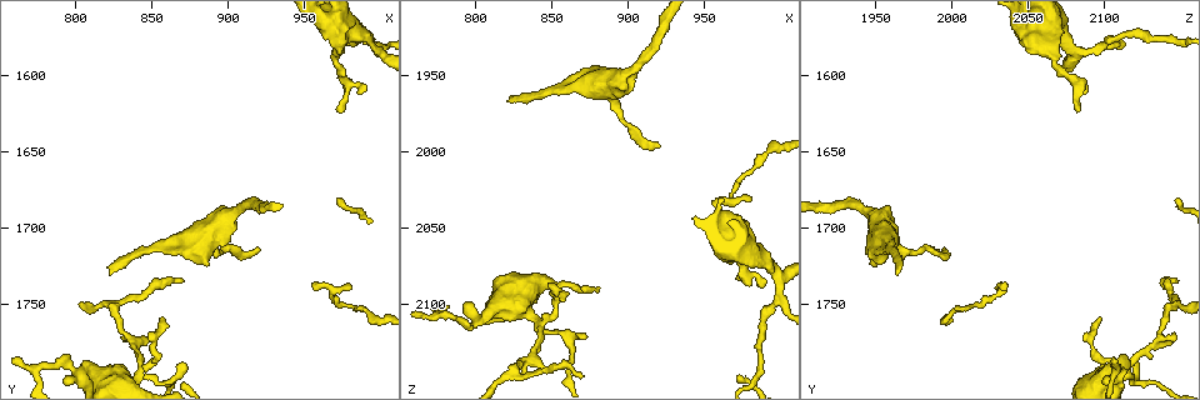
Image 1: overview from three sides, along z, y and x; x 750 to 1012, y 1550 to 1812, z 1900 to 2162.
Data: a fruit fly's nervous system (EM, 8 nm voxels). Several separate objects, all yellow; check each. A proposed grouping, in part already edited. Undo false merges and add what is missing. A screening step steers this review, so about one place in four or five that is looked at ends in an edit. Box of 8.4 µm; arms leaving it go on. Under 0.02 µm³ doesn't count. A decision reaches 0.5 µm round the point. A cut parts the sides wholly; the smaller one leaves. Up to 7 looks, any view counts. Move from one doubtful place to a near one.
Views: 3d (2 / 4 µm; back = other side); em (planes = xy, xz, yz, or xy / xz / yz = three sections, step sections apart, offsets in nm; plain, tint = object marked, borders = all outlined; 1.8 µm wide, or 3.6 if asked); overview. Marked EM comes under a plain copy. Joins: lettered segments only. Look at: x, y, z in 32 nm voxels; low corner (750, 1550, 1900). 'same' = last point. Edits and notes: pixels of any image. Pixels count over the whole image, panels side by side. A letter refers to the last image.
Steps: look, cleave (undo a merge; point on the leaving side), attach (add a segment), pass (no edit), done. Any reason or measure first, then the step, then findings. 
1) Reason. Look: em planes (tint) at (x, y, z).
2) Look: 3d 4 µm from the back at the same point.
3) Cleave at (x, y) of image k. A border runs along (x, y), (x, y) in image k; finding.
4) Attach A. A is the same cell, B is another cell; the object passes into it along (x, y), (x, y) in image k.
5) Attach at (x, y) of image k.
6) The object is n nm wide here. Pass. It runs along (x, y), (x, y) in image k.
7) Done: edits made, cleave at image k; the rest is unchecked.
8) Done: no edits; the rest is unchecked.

Tapers out. Look: em planes (borders) at (824, 1730, 1964).

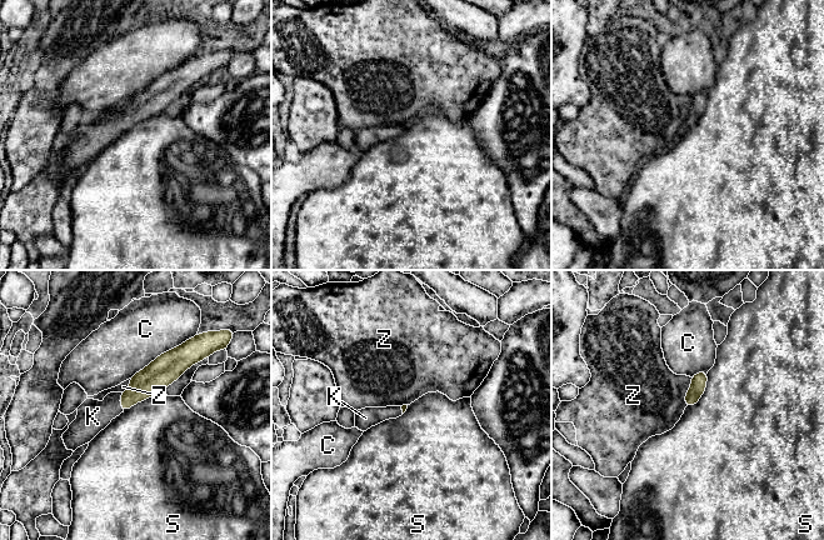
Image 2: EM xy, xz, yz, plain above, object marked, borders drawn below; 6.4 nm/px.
Attach K. K is the same cell, C, S and Z are other cells; the object passes into it along (151, 380), (121, 403), (93, 416) in image 2; the cell continues.

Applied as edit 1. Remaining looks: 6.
An open end. Look: 3d 4 µm from the back at (922, 1714, 1998).

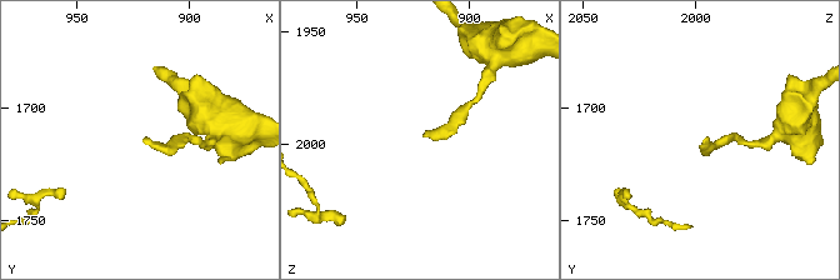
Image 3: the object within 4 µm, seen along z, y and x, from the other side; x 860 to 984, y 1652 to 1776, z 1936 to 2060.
Look: em planes (tint) at (919, 1714, 1996).

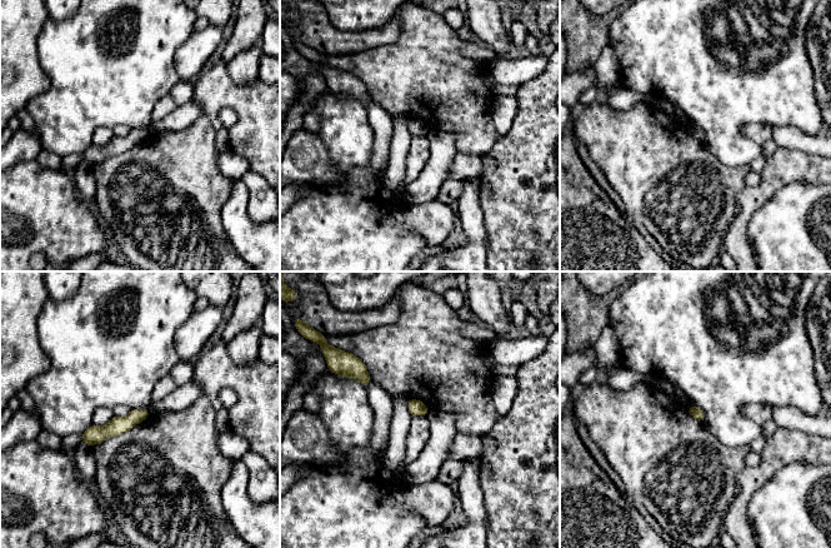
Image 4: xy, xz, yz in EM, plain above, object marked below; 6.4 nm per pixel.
See the neighbours. Look: em planes (borders) at the same point.

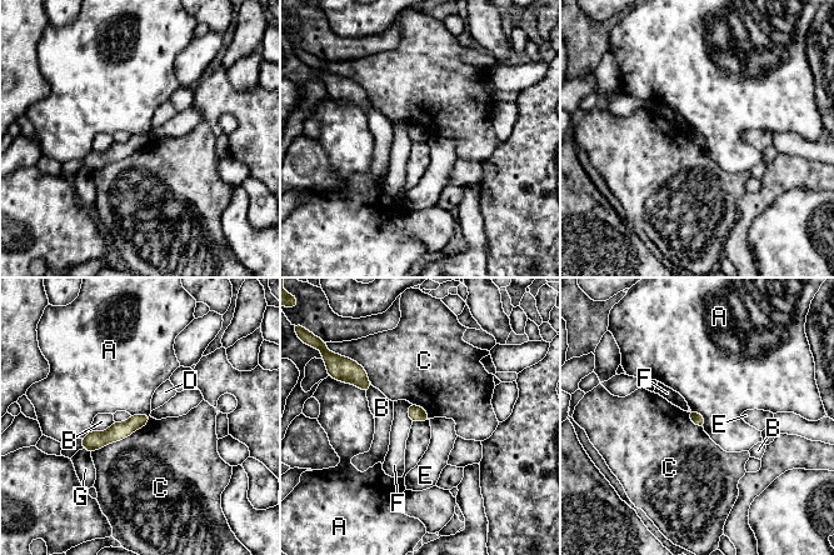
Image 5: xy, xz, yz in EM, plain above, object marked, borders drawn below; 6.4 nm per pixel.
The object is 70 nm wide here. Pass. A, B, C, D, E, F and G are other cells; it runs along (145, 418), (86, 446) in image 5; none of them fits.

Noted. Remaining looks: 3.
Thick end. Look: em 3.6 µm xz step 8 (tint) at (886, 1725, 1949).

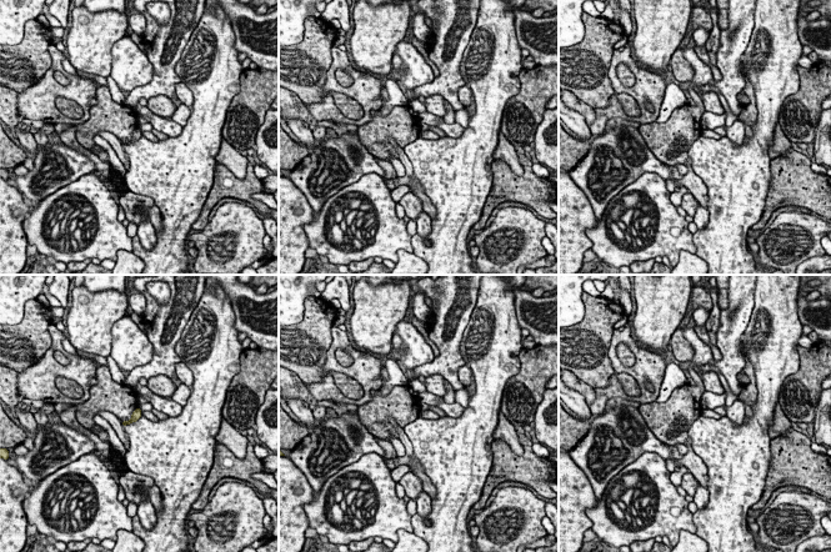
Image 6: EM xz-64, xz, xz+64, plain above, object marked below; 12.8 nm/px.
Look: em 3.6 µm yz step 16 (borders) at the same point.

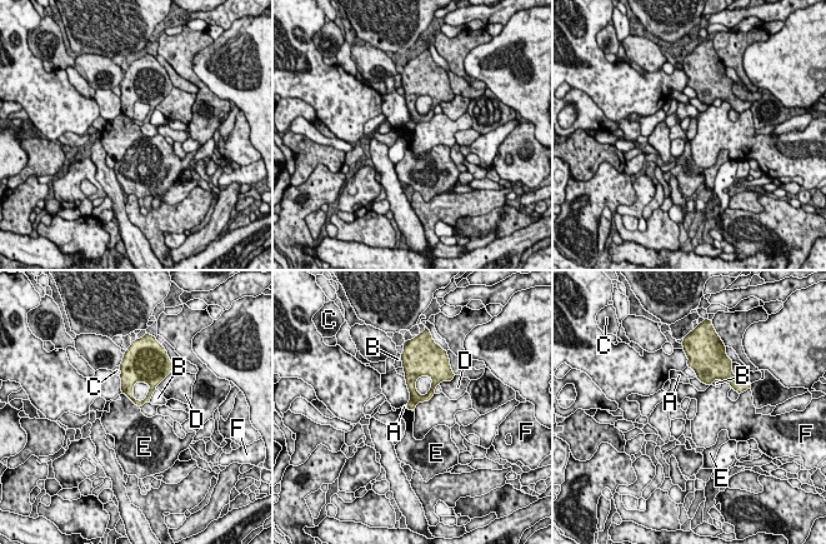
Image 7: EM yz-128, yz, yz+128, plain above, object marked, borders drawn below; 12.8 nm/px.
Pass. A, B, C, D, E and F are other cells; a border runs along (121, 392), (139, 407) in image 7; no lettered segment goes on from it.

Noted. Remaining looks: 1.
Done: edits made, attach at image 2; the rest is unchecked.

